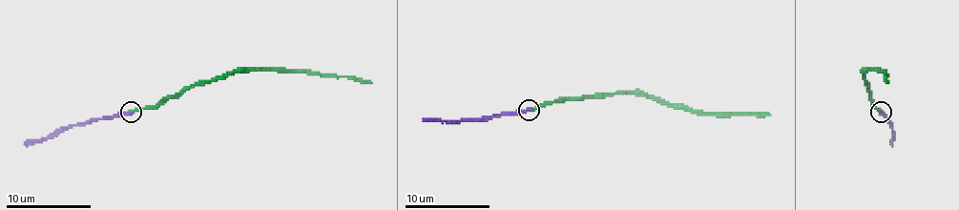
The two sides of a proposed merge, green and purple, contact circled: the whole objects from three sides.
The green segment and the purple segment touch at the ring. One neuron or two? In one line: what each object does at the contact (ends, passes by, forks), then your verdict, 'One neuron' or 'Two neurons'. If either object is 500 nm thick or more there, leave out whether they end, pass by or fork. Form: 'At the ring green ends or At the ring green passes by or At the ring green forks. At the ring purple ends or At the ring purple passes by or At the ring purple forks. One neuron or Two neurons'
At the ring green ends. At the ring purple ends. One neuron

